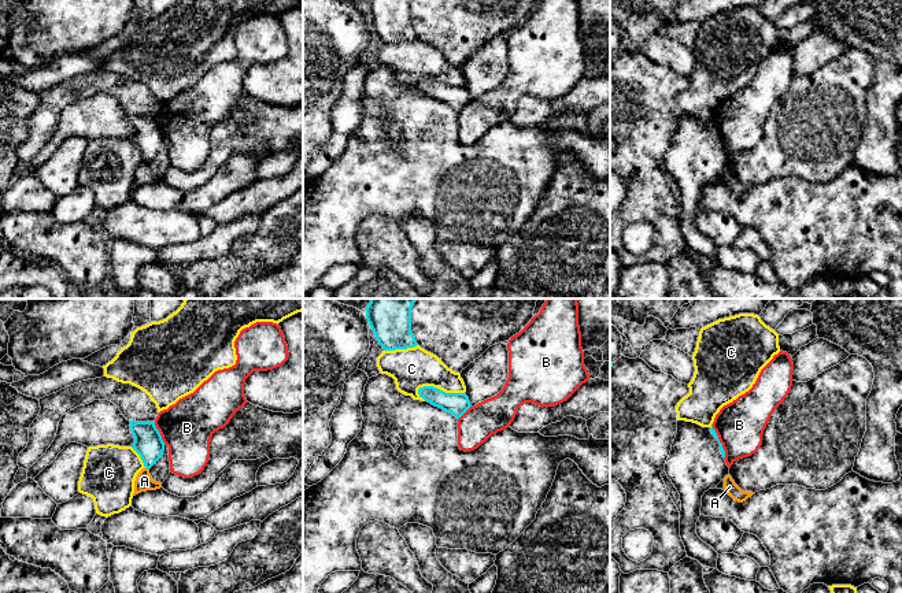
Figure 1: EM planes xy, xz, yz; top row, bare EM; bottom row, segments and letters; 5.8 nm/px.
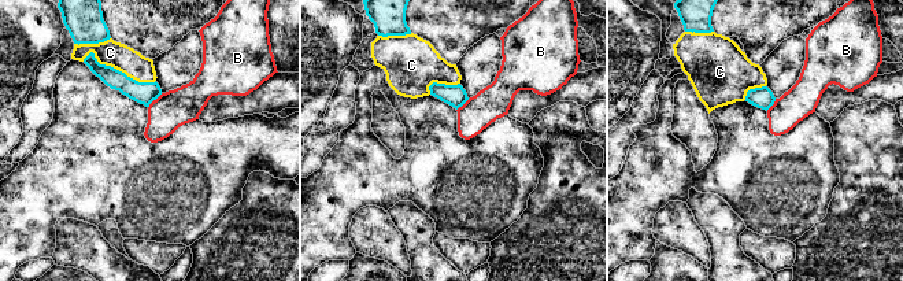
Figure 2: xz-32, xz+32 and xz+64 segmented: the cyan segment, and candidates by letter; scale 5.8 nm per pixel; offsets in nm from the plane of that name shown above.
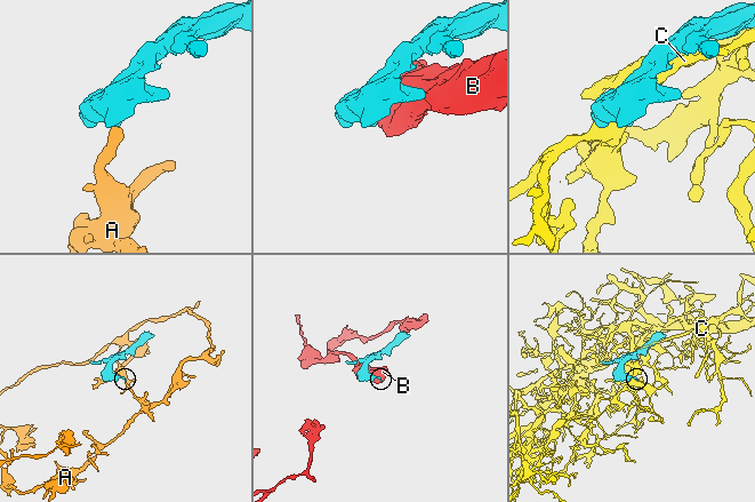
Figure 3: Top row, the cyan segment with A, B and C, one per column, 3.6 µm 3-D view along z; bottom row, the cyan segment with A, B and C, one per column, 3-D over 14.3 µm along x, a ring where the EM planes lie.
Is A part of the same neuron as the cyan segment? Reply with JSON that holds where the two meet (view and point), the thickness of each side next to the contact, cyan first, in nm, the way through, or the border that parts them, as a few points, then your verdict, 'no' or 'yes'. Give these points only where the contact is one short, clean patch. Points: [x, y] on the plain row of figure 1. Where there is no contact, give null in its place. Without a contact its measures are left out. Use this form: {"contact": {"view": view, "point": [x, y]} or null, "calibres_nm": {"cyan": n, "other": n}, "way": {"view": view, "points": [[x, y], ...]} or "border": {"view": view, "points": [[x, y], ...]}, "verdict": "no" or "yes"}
{"contact": {"view": "xy", "point": [147, 160]}, "calibres_nm": {"cyan": 170, "other": 100}, "border": {"view": "xy", "points": [[145, 160], [148, 163]]}, "verdict": "no"}

